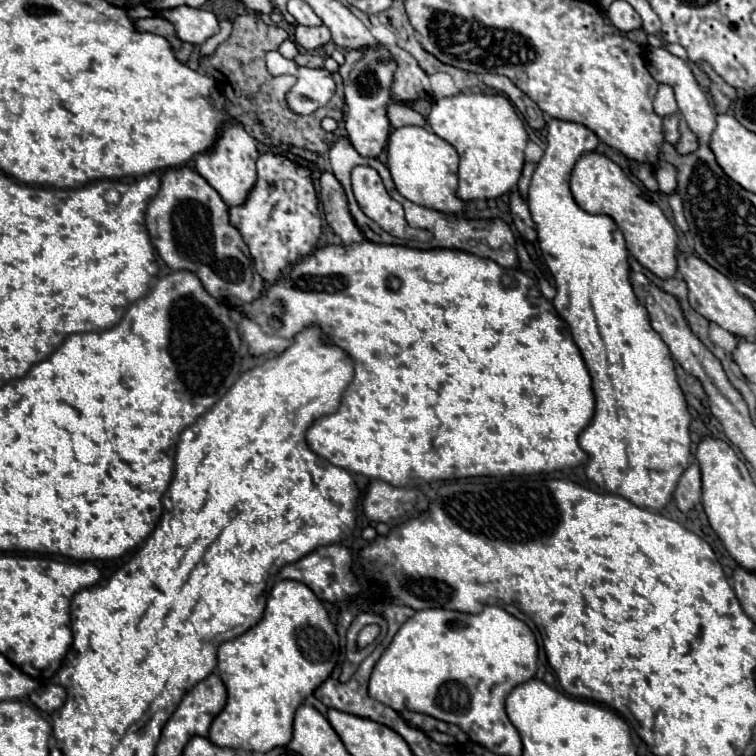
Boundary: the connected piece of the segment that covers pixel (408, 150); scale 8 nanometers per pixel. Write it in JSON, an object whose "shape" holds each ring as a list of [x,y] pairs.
{"shape":[[[402,126],[392,130],[388,140],[388,168],[396,190],[410,202],[444,214],[462,214],[466,210],[468,204],[456,196],[458,152],[434,132],[420,126]]]}

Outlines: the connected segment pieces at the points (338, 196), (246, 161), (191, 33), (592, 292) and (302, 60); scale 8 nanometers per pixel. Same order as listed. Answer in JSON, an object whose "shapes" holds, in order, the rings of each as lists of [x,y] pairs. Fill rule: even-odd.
{"shapes":[[[[330,172],[320,174],[320,202],[324,206],[324,216],[326,216],[328,226],[342,240],[344,246],[364,240],[360,228],[356,226],[356,222],[348,210],[348,200],[344,196],[344,188],[336,180],[336,176]]],[[[232,124],[222,130],[222,136],[218,138],[216,146],[210,152],[196,156],[196,170],[222,196],[222,200],[228,206],[236,206],[236,204],[244,204],[248,192],[254,188],[258,156],[260,154],[256,148],[256,140],[242,126]]],[[[180,6],[172,10],[164,10],[162,16],[176,26],[180,40],[192,42],[192,44],[202,44],[206,38],[210,38],[220,30],[218,18],[212,12],[202,8]]],[[[548,120],[548,136],[546,136],[548,144],[546,144],[546,150],[544,150],[544,156],[542,160],[538,162],[538,168],[534,170],[534,176],[532,176],[532,182],[530,182],[530,188],[528,188],[528,206],[530,206],[530,214],[532,214],[532,220],[536,224],[536,232],[538,232],[538,244],[540,244],[540,250],[544,254],[544,262],[548,264],[552,276],[554,276],[554,282],[556,282],[556,298],[554,298],[554,308],[558,310],[558,314],[562,316],[562,320],[568,322],[570,326],[570,332],[572,332],[572,340],[574,344],[578,346],[586,366],[588,366],[588,372],[592,376],[592,388],[594,388],[594,396],[596,396],[596,412],[594,412],[594,418],[592,422],[584,428],[584,432],[580,434],[580,448],[588,454],[588,466],[586,466],[586,476],[596,482],[602,490],[606,492],[612,492],[612,494],[618,494],[626,500],[630,500],[632,504],[640,506],[640,508],[652,508],[652,510],[662,510],[670,498],[672,498],[672,492],[678,484],[678,478],[682,476],[682,472],[688,468],[690,464],[690,412],[688,412],[688,406],[686,406],[686,400],[684,400],[684,394],[678,386],[678,380],[676,380],[676,372],[674,372],[674,362],[672,362],[672,356],[670,356],[670,350],[668,346],[664,344],[664,340],[660,338],[660,334],[650,326],[650,316],[646,312],[646,308],[642,304],[638,304],[636,300],[636,294],[632,290],[632,282],[630,282],[630,264],[628,264],[628,250],[626,250],[626,242],[624,242],[624,236],[622,232],[618,230],[616,222],[606,216],[606,214],[588,214],[584,212],[572,198],[572,192],[570,192],[570,174],[572,174],[572,168],[576,164],[576,160],[586,154],[586,152],[594,152],[596,146],[598,146],[598,138],[592,130],[588,130],[586,126],[582,124],[576,124],[576,122],[566,122],[566,120]]],[[[300,53],[296,62],[300,66],[324,66],[324,58],[311,53]]]]}

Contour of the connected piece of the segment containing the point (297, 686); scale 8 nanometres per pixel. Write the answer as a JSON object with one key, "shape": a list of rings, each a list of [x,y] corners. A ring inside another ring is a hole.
{"shape":[[[282,580],[270,592],[264,618],[242,636],[218,646],[217,673],[228,690],[228,702],[210,726],[208,738],[216,746],[264,754],[288,744],[296,708],[338,662],[336,628],[330,618],[326,626],[326,618],[326,608],[306,584]]]}

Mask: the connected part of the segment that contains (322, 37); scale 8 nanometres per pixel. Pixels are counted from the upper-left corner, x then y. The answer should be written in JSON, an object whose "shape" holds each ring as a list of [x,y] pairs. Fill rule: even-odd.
{"shape":[[[322,24],[322,26],[298,26],[296,28],[296,42],[306,48],[306,50],[314,50],[324,46],[330,40],[330,30]]]}

